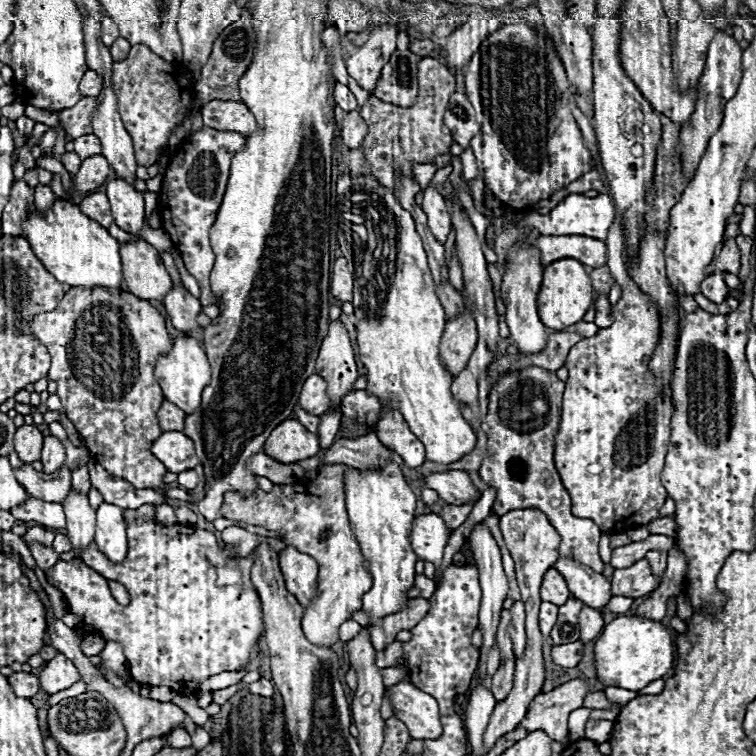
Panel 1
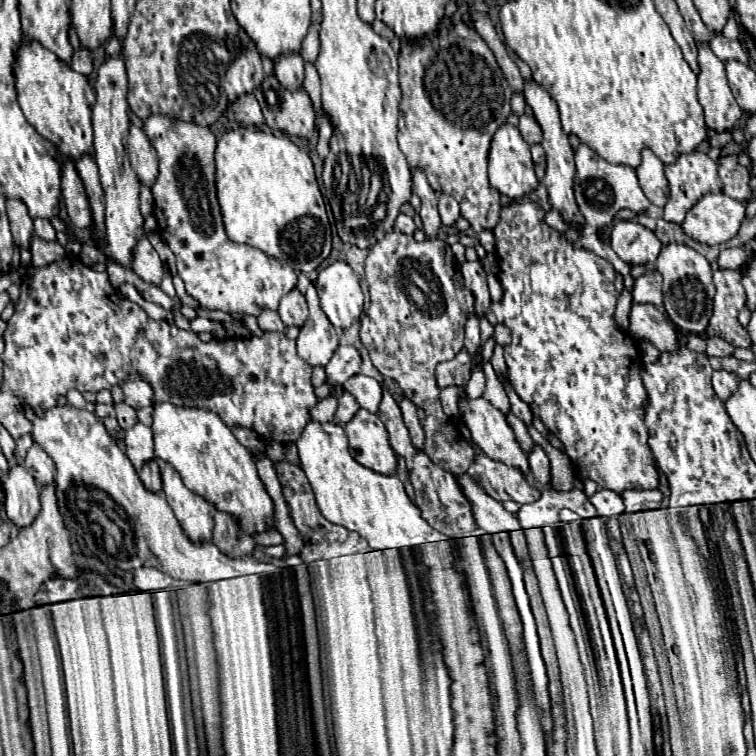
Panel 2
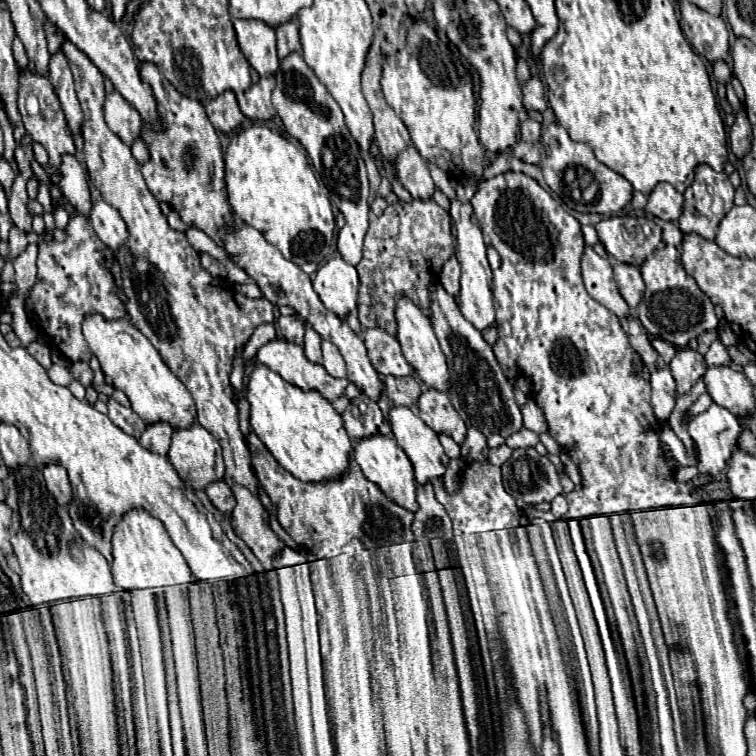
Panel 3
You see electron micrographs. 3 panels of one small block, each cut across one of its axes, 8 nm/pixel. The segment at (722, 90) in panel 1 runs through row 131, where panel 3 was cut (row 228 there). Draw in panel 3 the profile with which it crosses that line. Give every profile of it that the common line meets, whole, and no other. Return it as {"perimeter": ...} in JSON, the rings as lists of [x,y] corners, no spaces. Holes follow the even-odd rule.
{"perimeter":[[[700,164],[696,168],[696,178],[692,182],[692,186],[684,192],[684,212],[678,220],[680,230],[686,232],[694,232],[700,234],[706,240],[714,240],[716,236],[716,228],[720,224],[720,220],[724,218],[724,214],[734,206],[734,186],[730,184],[728,176],[724,172],[714,172],[710,166]]]}

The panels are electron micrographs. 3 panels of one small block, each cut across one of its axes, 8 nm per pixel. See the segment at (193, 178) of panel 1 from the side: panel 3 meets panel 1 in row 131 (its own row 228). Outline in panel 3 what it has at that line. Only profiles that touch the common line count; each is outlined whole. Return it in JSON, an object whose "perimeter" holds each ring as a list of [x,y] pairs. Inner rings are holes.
{"perimeter":[[[154,62],[140,64],[140,76],[144,82],[152,84],[156,102],[160,104],[160,114],[168,132],[148,132],[142,128],[142,138],[150,150],[150,160],[142,166],[142,174],[150,192],[160,200],[168,202],[184,222],[204,230],[216,244],[220,244],[222,228],[232,222],[232,212],[226,202],[224,190],[224,160],[220,150],[220,140],[214,126],[210,124],[204,106],[180,94],[160,72]]]}

